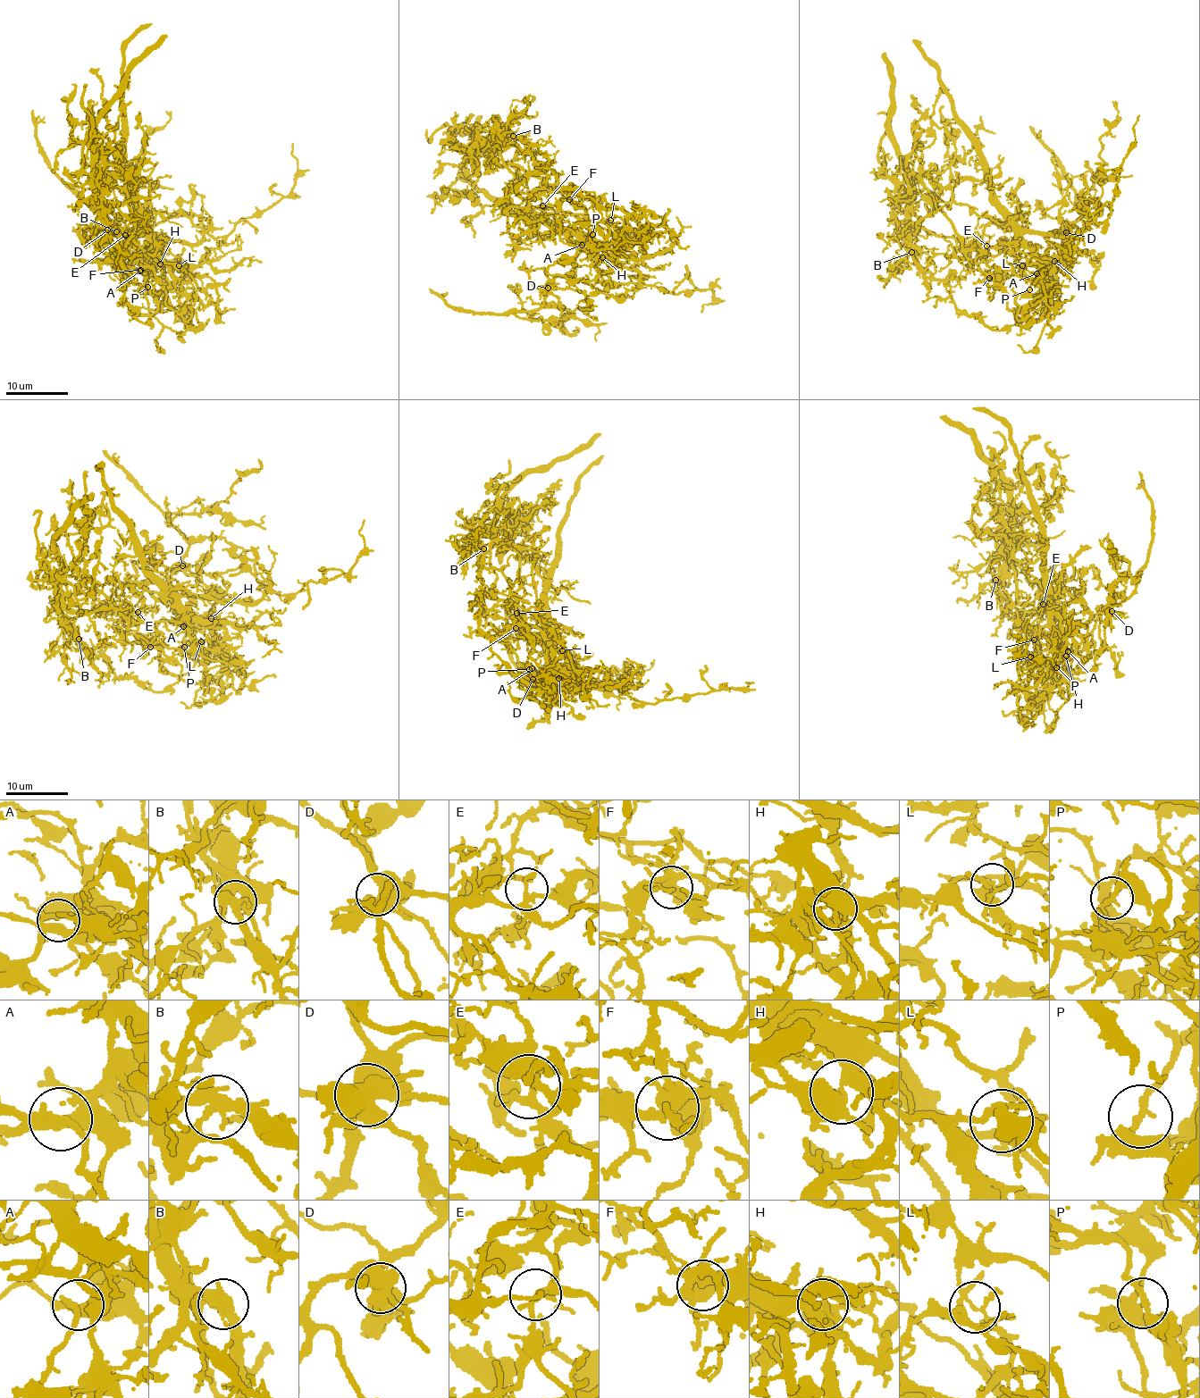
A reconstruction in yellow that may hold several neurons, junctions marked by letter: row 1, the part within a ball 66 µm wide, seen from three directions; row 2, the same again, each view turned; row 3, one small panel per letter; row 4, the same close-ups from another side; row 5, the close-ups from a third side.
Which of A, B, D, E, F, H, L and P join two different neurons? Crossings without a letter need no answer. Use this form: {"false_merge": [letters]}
{"false_merge": ["B", "H", "L", "P"]}

